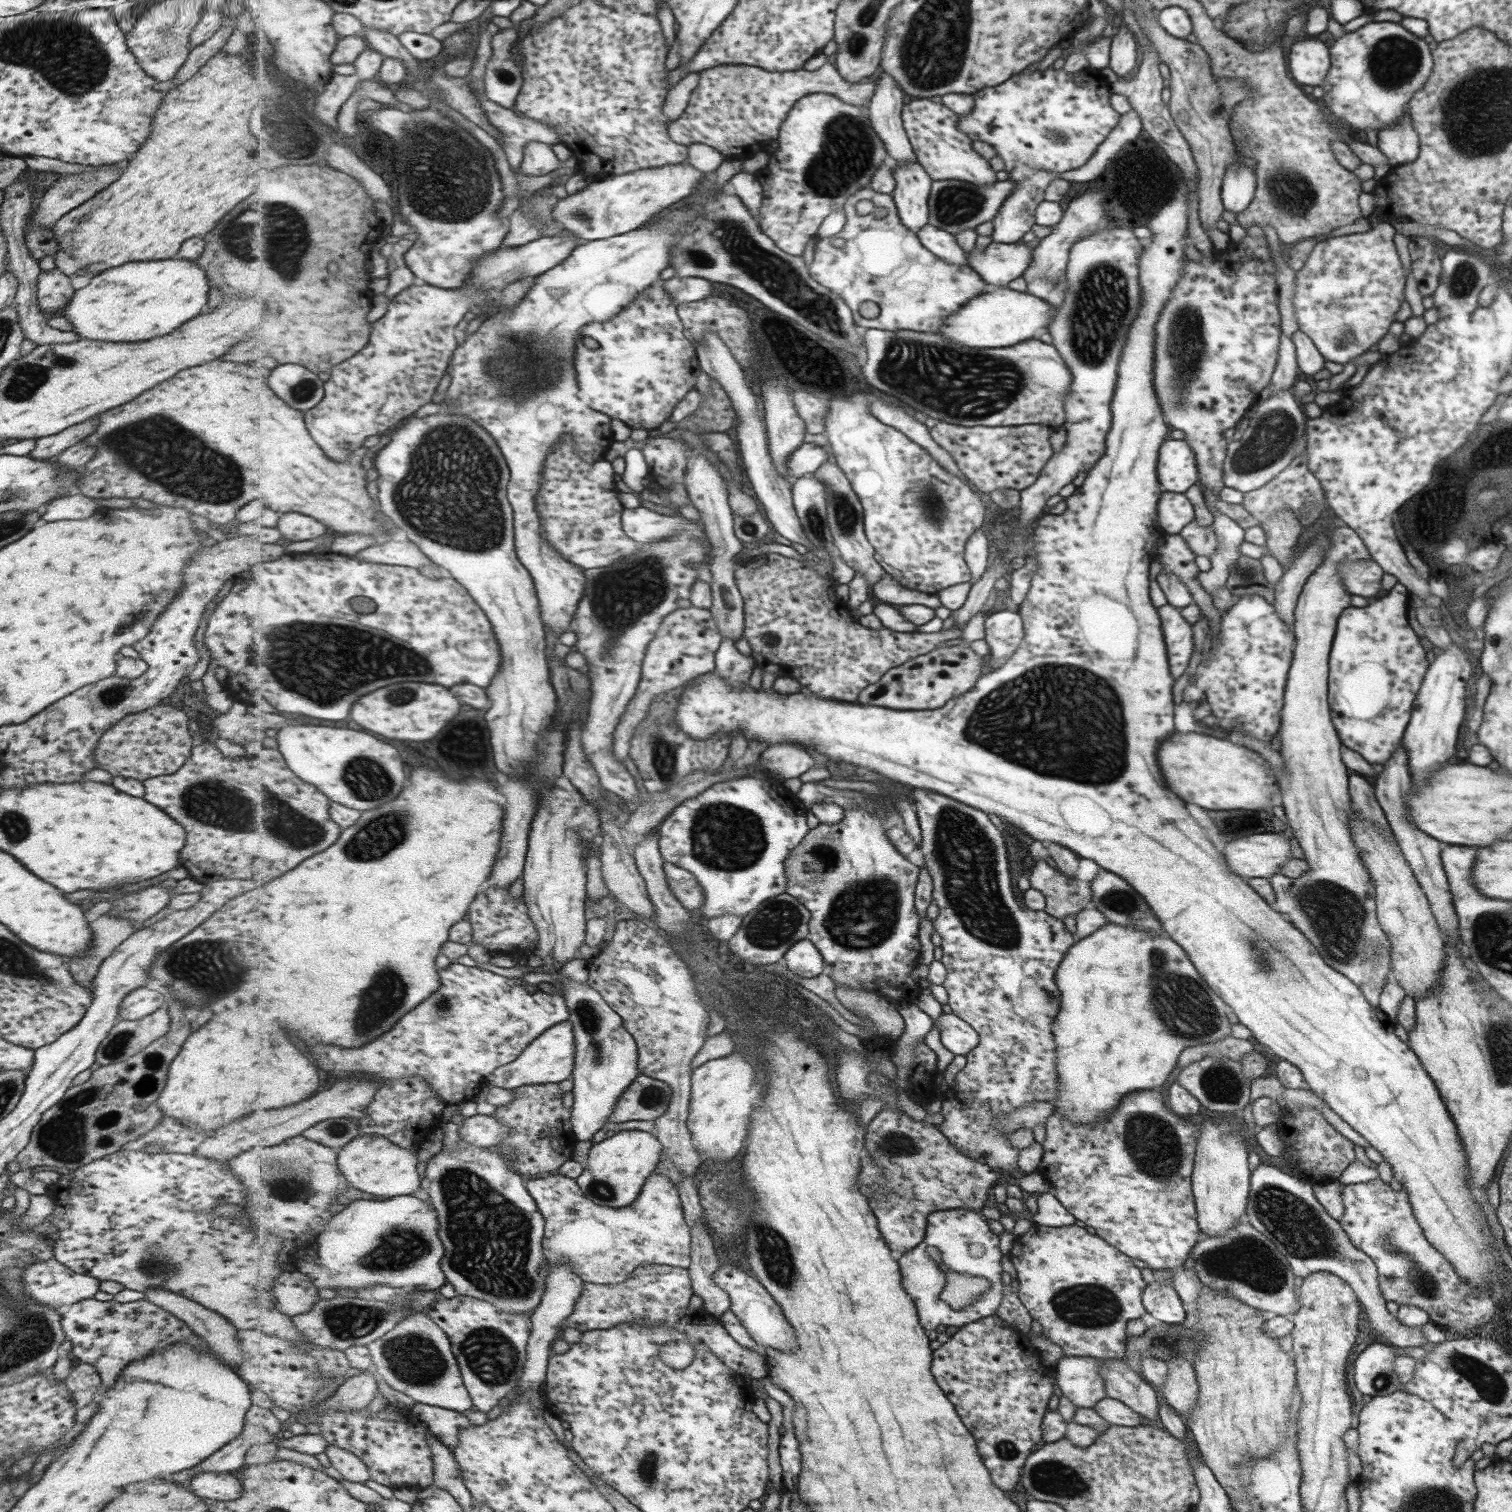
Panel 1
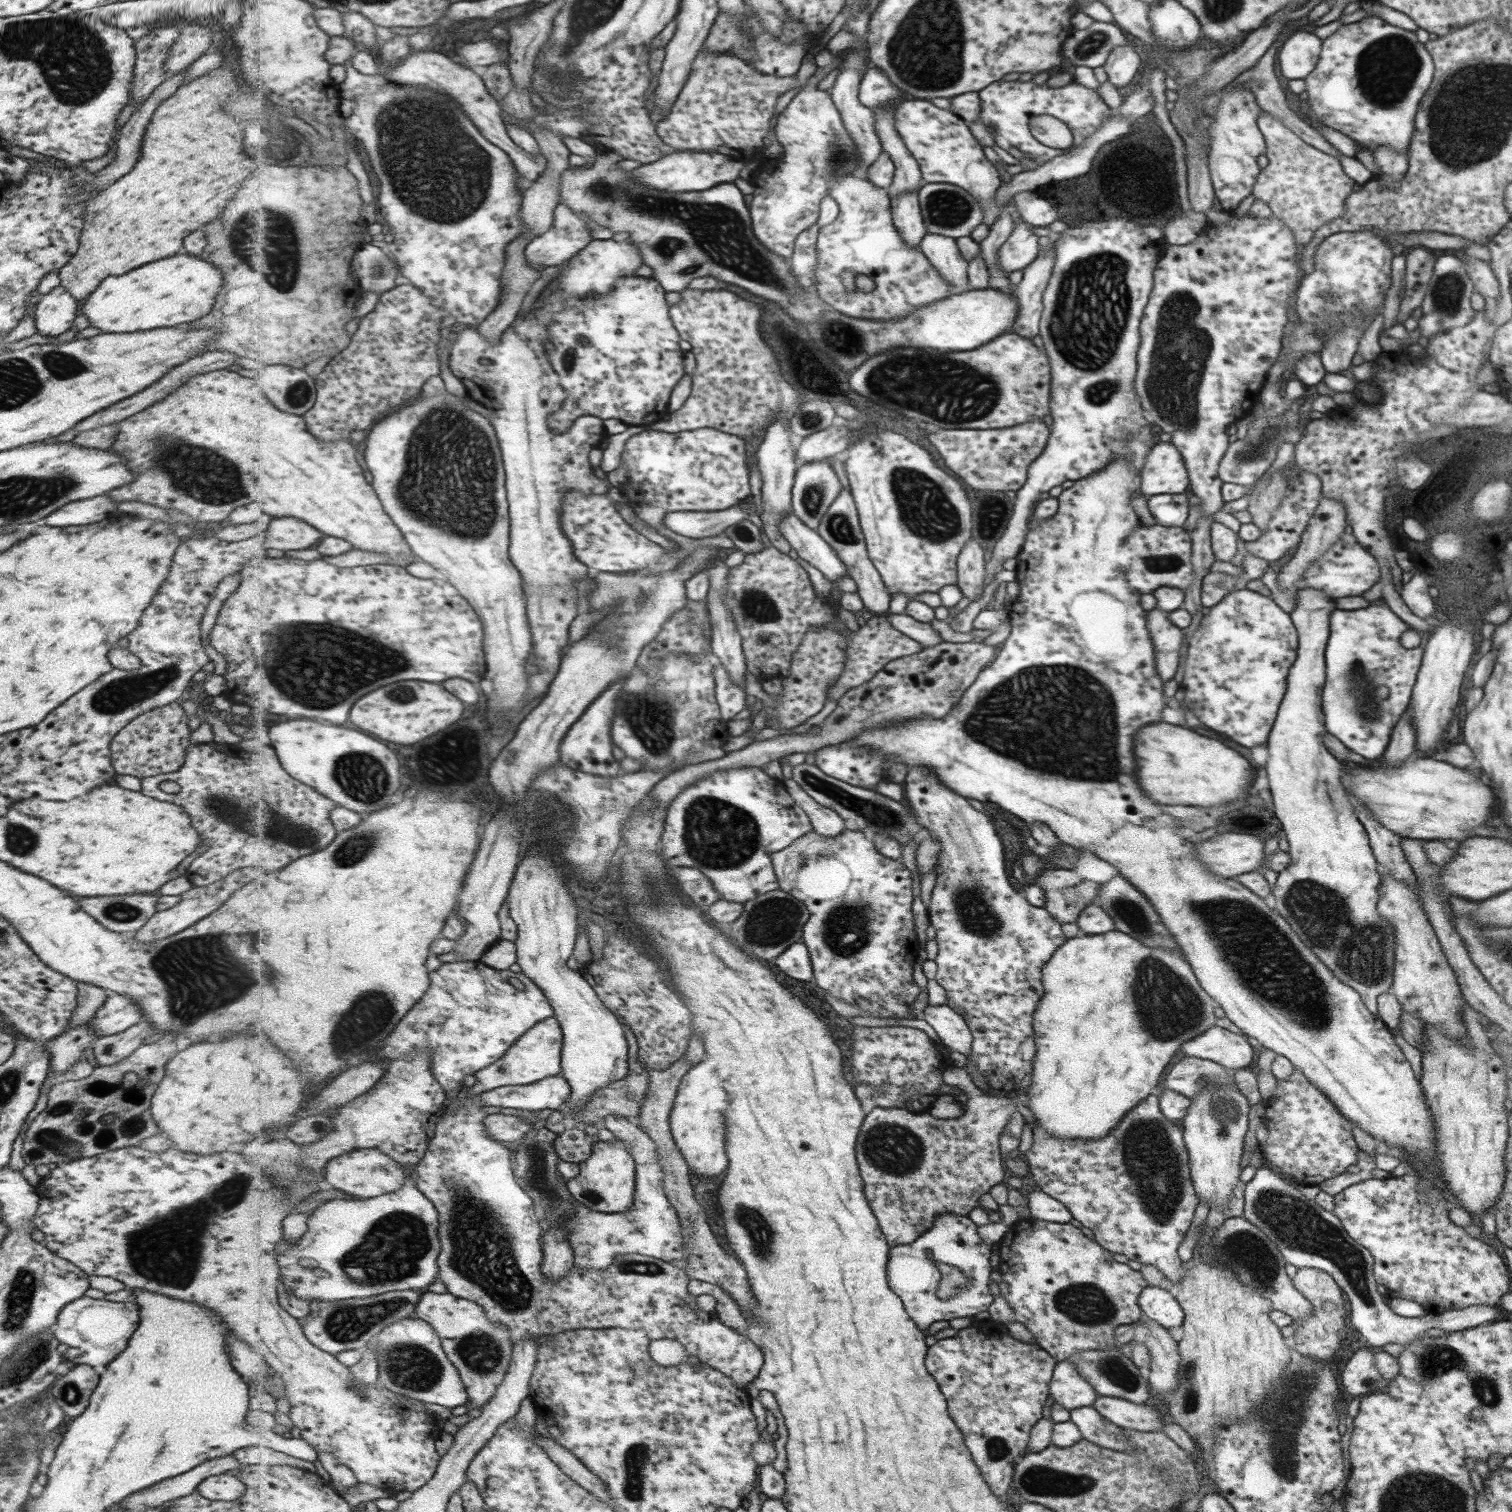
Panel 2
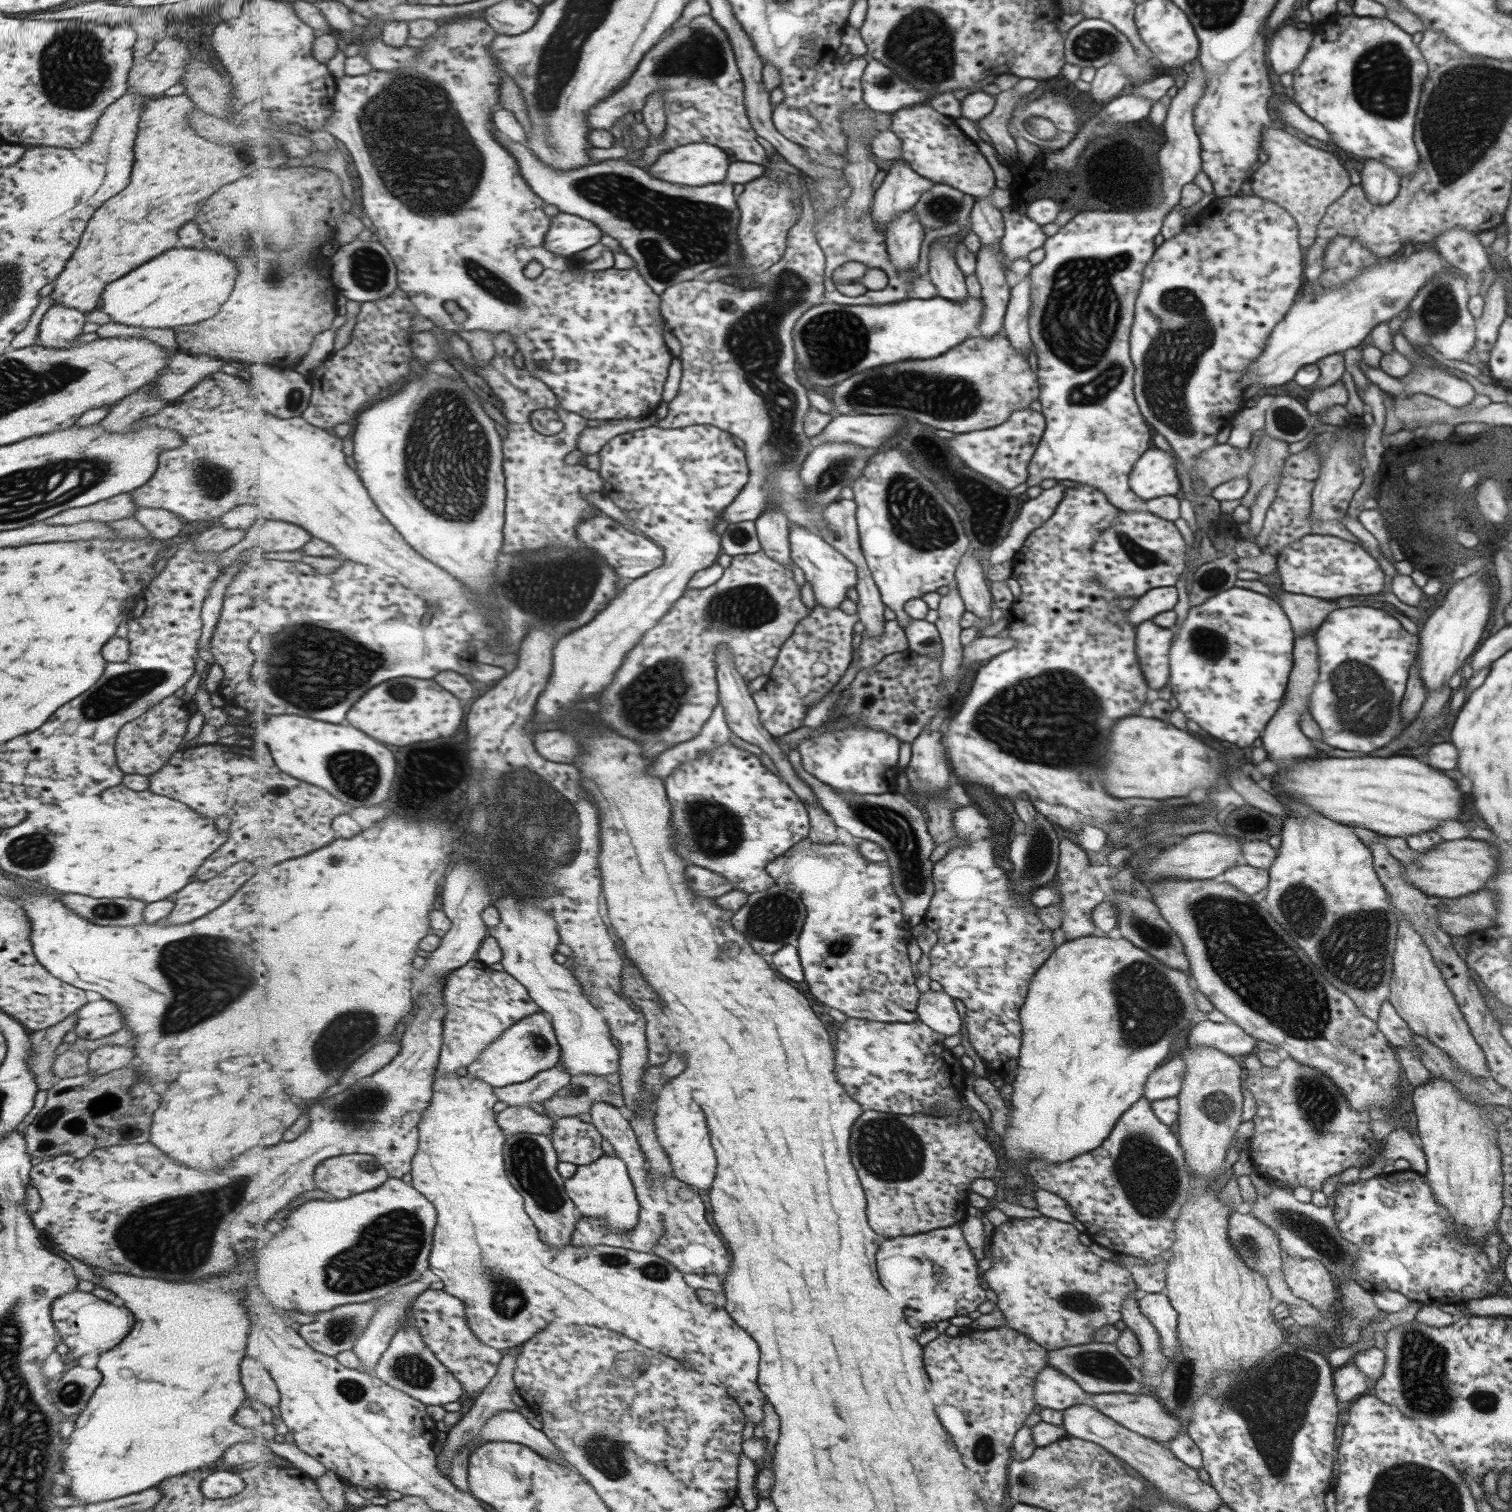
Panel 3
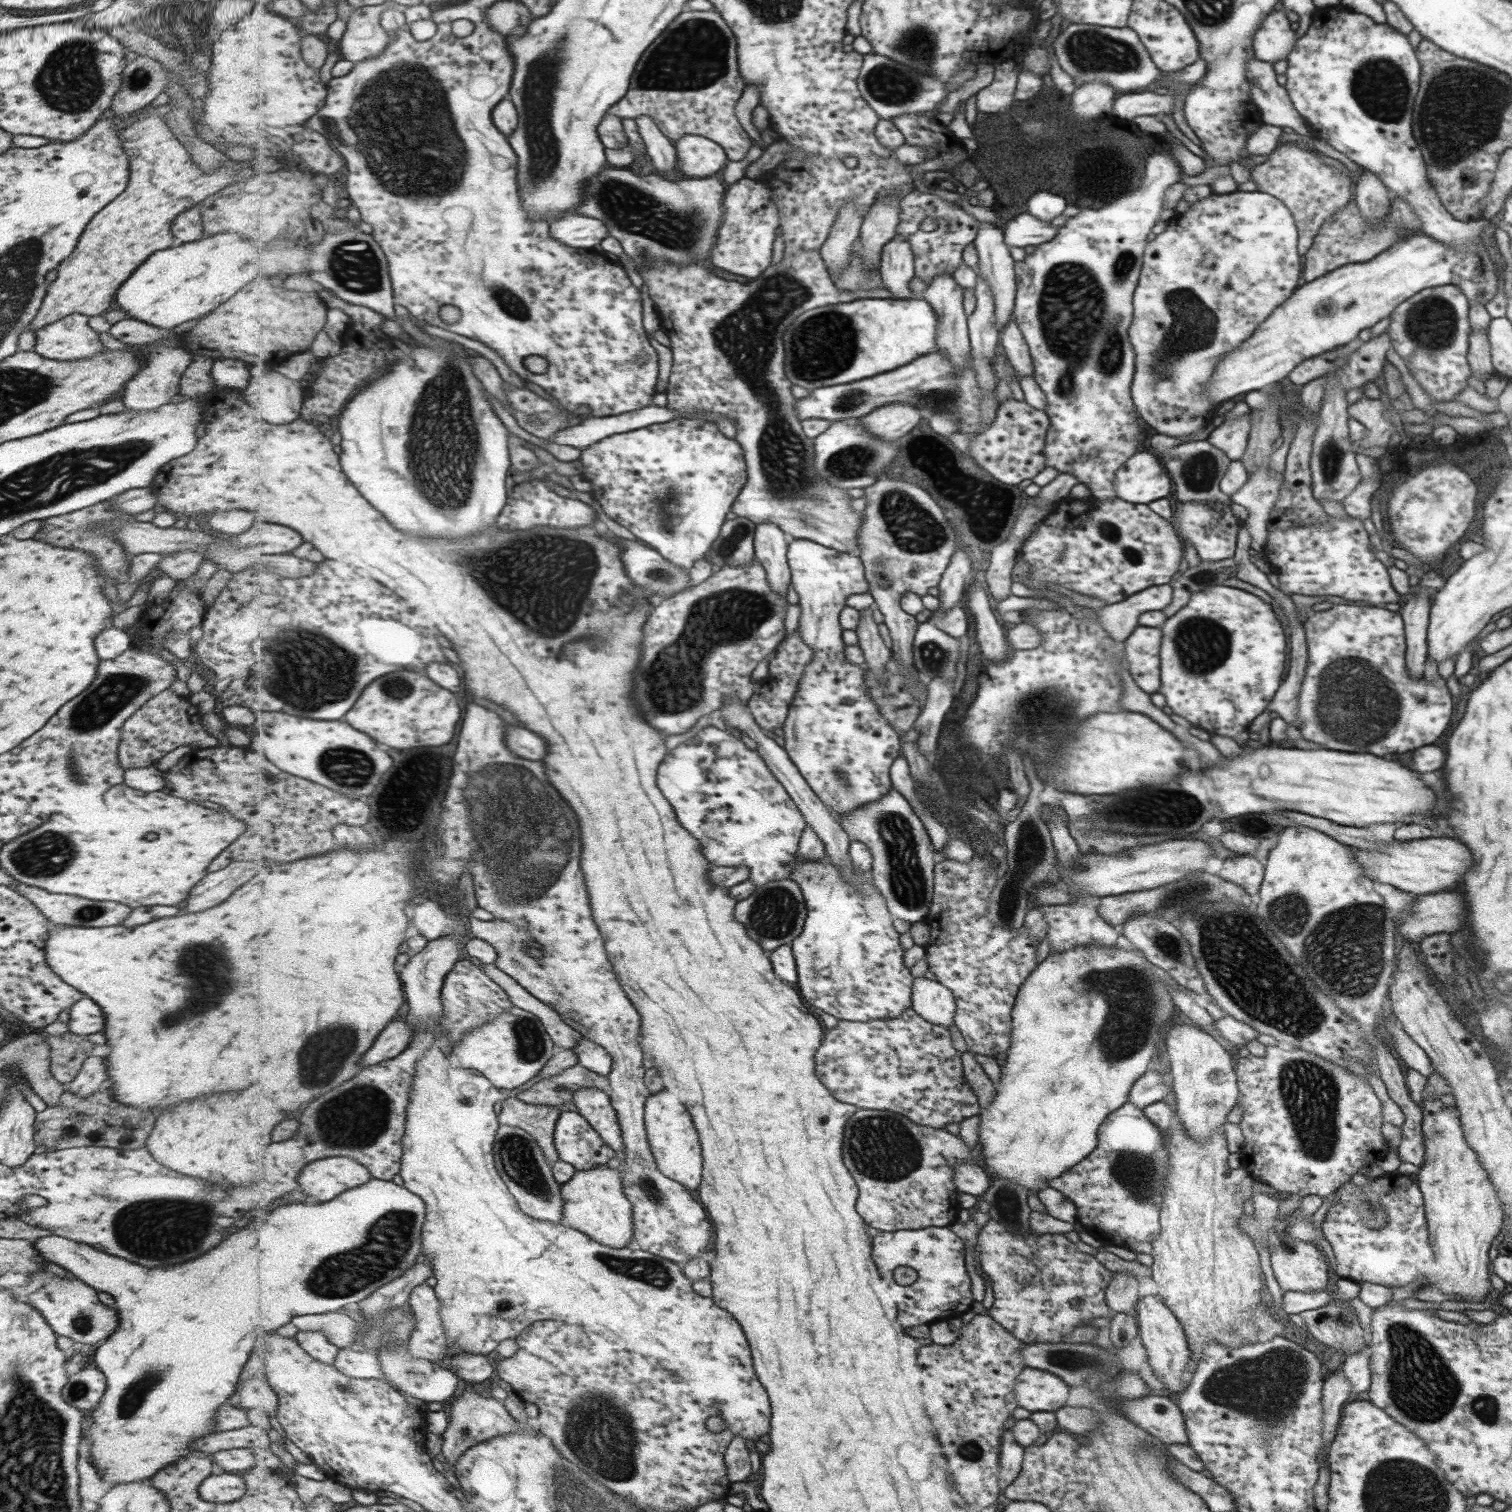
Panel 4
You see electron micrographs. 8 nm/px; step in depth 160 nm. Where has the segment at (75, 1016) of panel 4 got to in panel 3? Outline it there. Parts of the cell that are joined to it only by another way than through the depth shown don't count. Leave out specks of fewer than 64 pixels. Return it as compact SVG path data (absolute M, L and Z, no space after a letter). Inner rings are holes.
M100 999L86 1002L75 1012L74 1033L78 1041L97 1040L109 1036L124 1026L122 1014L112 1002Z

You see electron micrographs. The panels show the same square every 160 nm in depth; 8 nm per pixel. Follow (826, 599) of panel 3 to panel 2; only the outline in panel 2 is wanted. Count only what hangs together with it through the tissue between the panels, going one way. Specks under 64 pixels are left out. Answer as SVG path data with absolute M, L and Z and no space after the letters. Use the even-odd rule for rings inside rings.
M794 512L781 519L780 531L798 556L817 568L833 584L849 574L838 551Z

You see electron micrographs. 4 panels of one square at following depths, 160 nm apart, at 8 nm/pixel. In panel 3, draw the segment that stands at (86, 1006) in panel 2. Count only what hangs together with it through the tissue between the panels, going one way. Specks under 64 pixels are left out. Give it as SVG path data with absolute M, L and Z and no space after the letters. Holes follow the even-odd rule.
M70 1014L60 1023L39 1031L28 1032L28 1039L32 1048L32 1056L26 1058L27 1070L34 1076L38 1090L47 1090L56 1082L52 1066L56 1046L61 1038L73 1031L76 1023L76 1014Z

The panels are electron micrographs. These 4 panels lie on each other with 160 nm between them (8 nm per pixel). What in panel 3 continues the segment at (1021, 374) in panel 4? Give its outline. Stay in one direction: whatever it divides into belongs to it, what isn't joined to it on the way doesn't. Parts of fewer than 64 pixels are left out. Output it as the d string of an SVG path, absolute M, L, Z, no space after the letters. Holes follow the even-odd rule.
M1029 277L1015 279L1010 287L1009 304L1003 316L1002 335L1007 338L1019 354L1027 356L1032 349L1027 328L1027 314L1030 307Z

